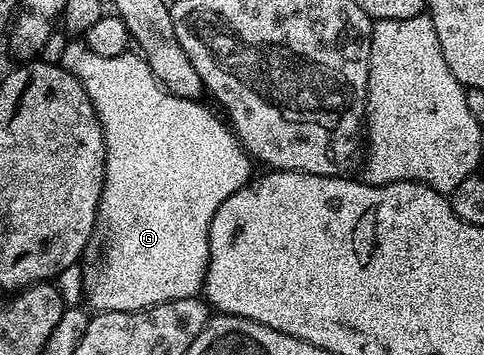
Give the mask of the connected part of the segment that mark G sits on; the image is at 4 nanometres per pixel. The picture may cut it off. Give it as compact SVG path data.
M71 41L63 47L63 52L57 56L59 66L63 67L77 77L81 89L89 97L93 109L100 114L99 123L103 127L103 140L105 141L105 173L103 174L103 192L99 198L99 216L95 218L94 238L99 239L99 260L91 263L83 271L83 291L87 294L86 306L92 312L101 311L144 311L153 305L161 305L165 301L177 301L178 299L193 299L202 292L203 279L207 275L207 262L209 261L209 229L217 209L233 193L237 193L242 187L247 186L252 178L251 166L253 160L243 149L243 144L235 138L234 131L222 118L219 119L206 107L206 102L197 99L182 99L173 93L169 93L155 80L153 73L148 71L147 64L142 62L140 56L135 53L119 55L118 57L100 57L87 47L86 42Z

